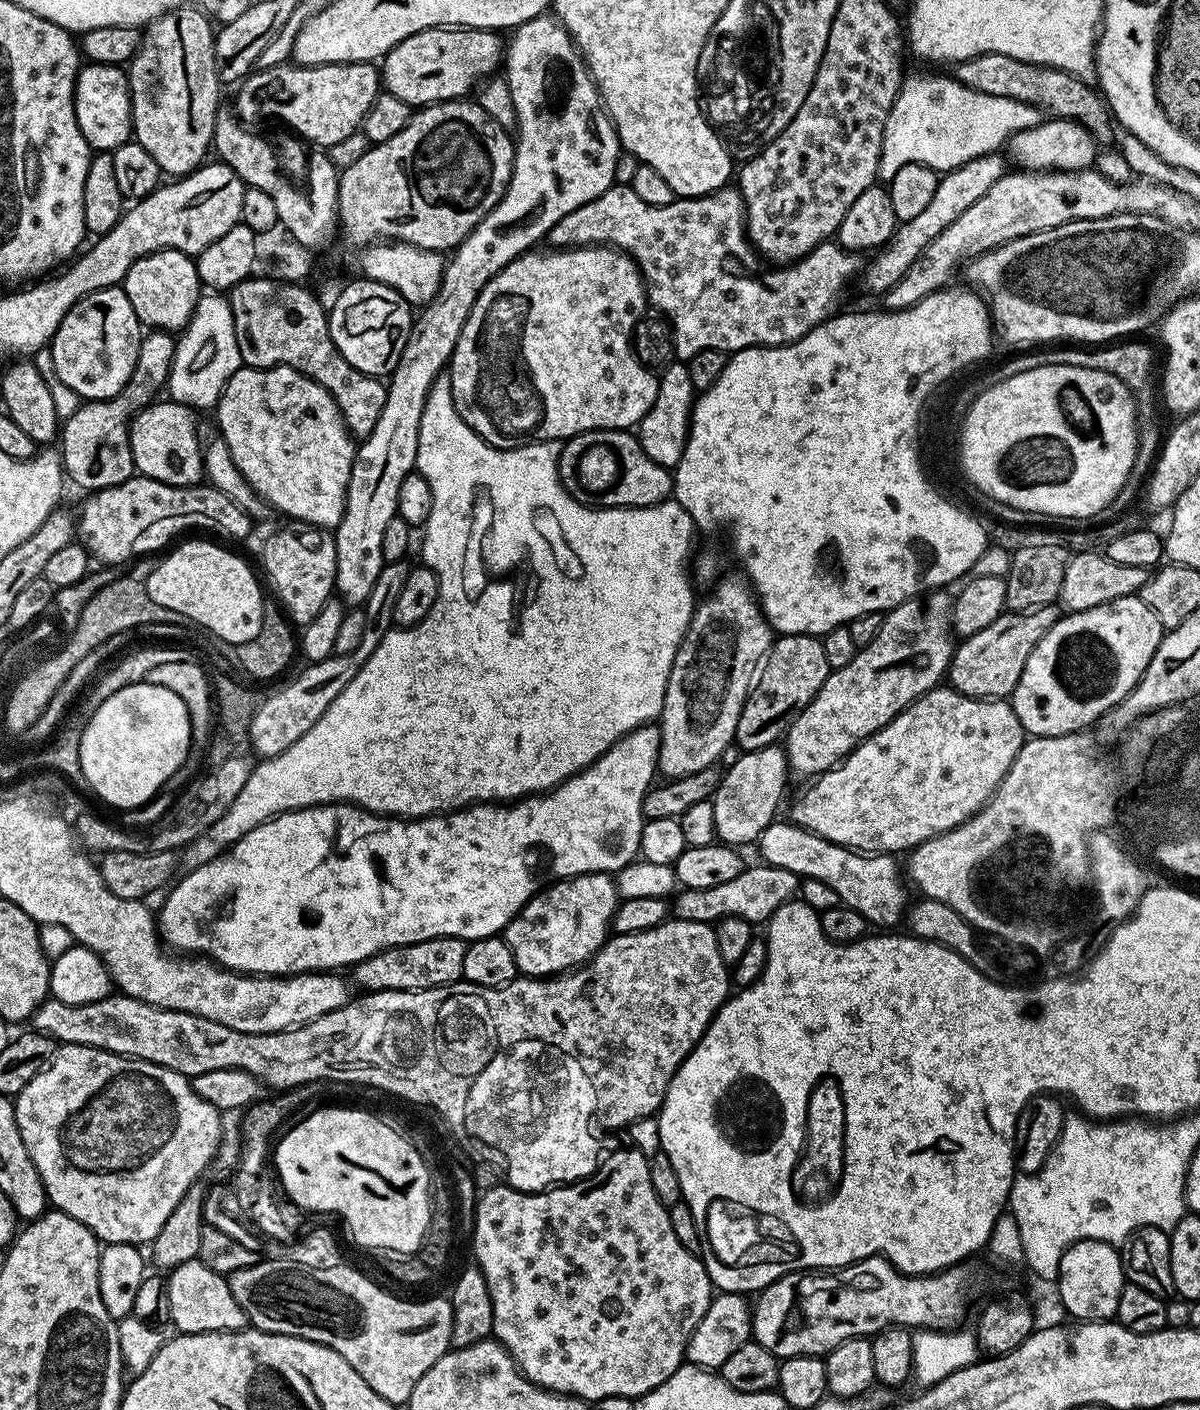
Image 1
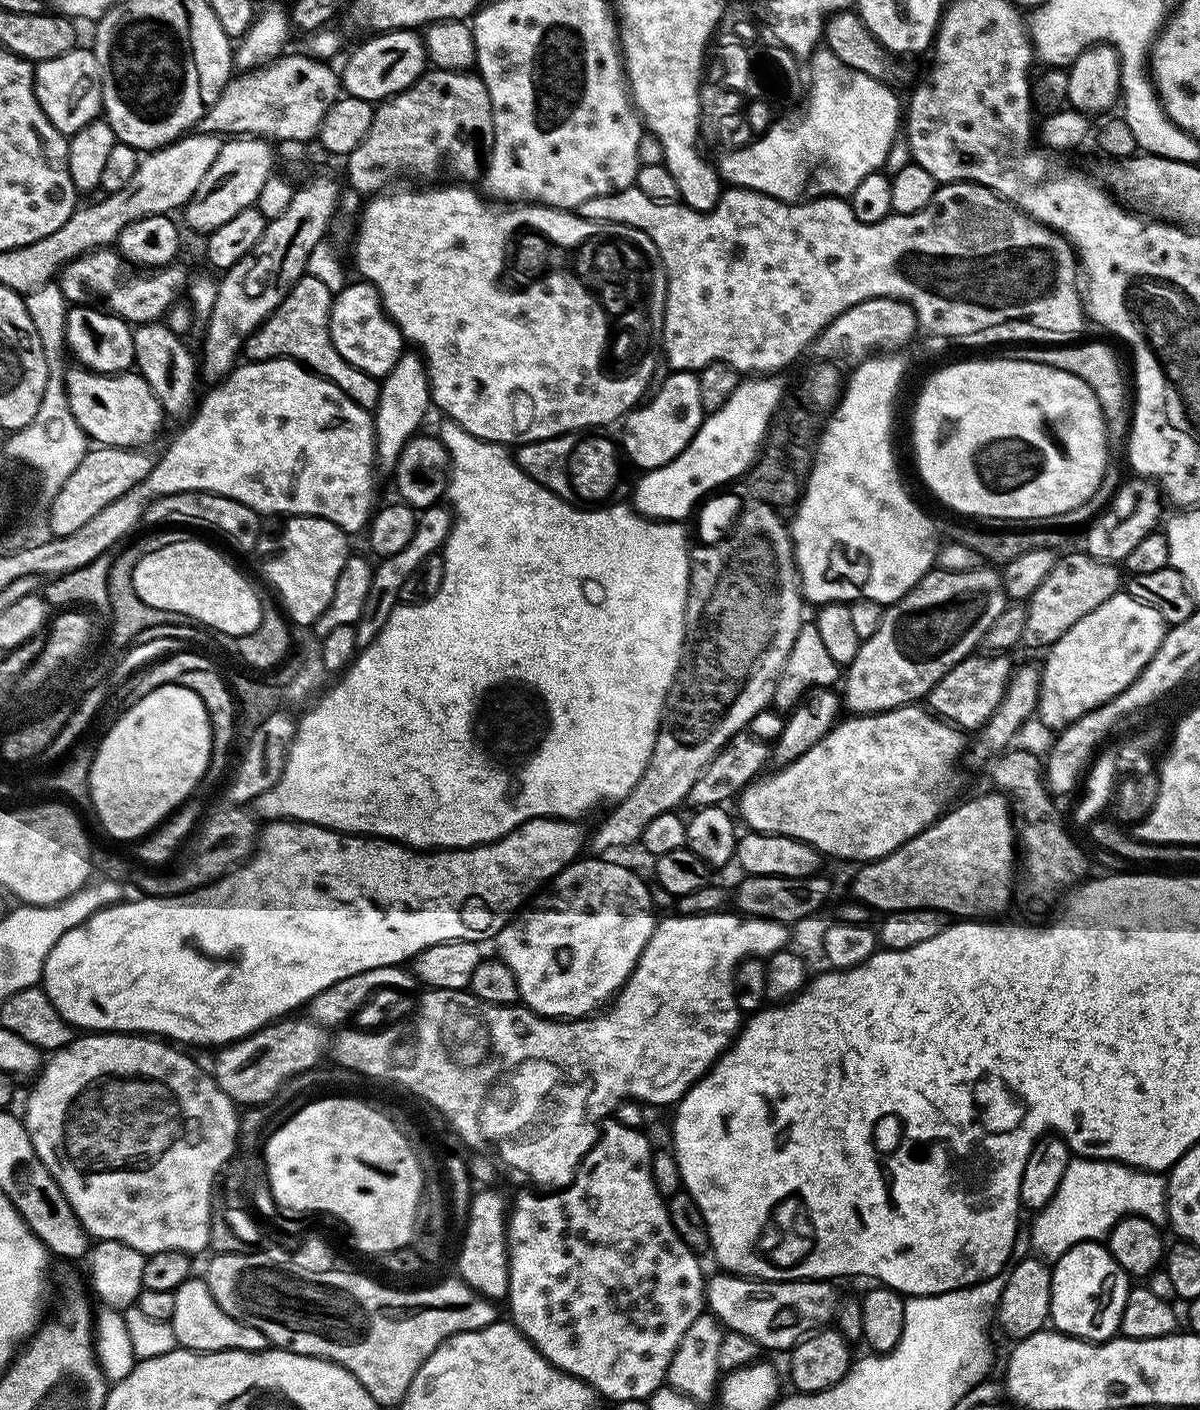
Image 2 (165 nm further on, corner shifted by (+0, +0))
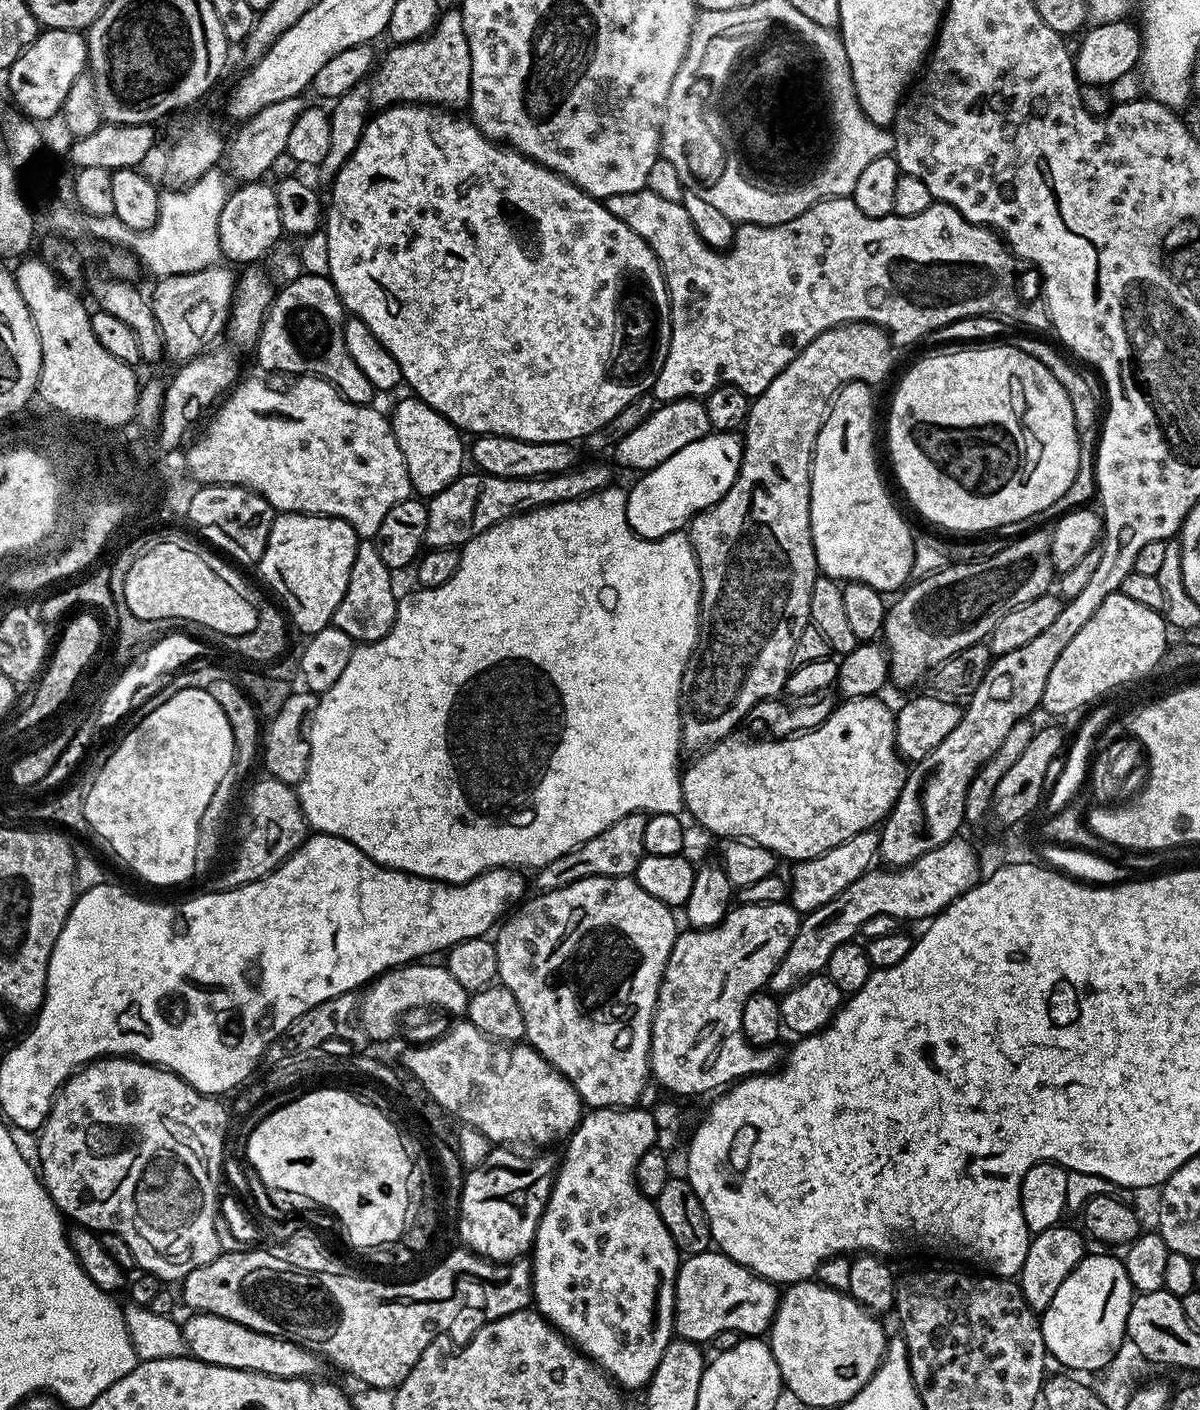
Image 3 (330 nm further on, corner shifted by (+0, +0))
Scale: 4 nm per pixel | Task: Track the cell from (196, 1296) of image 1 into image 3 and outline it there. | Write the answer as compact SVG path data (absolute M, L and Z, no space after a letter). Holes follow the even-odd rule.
M192 1312L189 1317L188 1321L186 1319L183 1321L182 1327L188 1351L197 1360L223 1368L277 1376L280 1380L302 1380L321 1375L321 1357L300 1344L282 1340L278 1336L262 1334L258 1330L250 1330L218 1314Z

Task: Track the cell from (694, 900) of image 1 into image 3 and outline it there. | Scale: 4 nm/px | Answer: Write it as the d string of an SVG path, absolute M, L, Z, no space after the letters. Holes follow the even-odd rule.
M876 830L854 834L846 842L826 850L809 860L798 860L791 865L792 876L788 880L788 900L793 910L807 914L818 910L818 906L826 906L830 898L838 898L850 882L858 882L862 874L873 867L872 859L877 859L880 850L880 833Z

